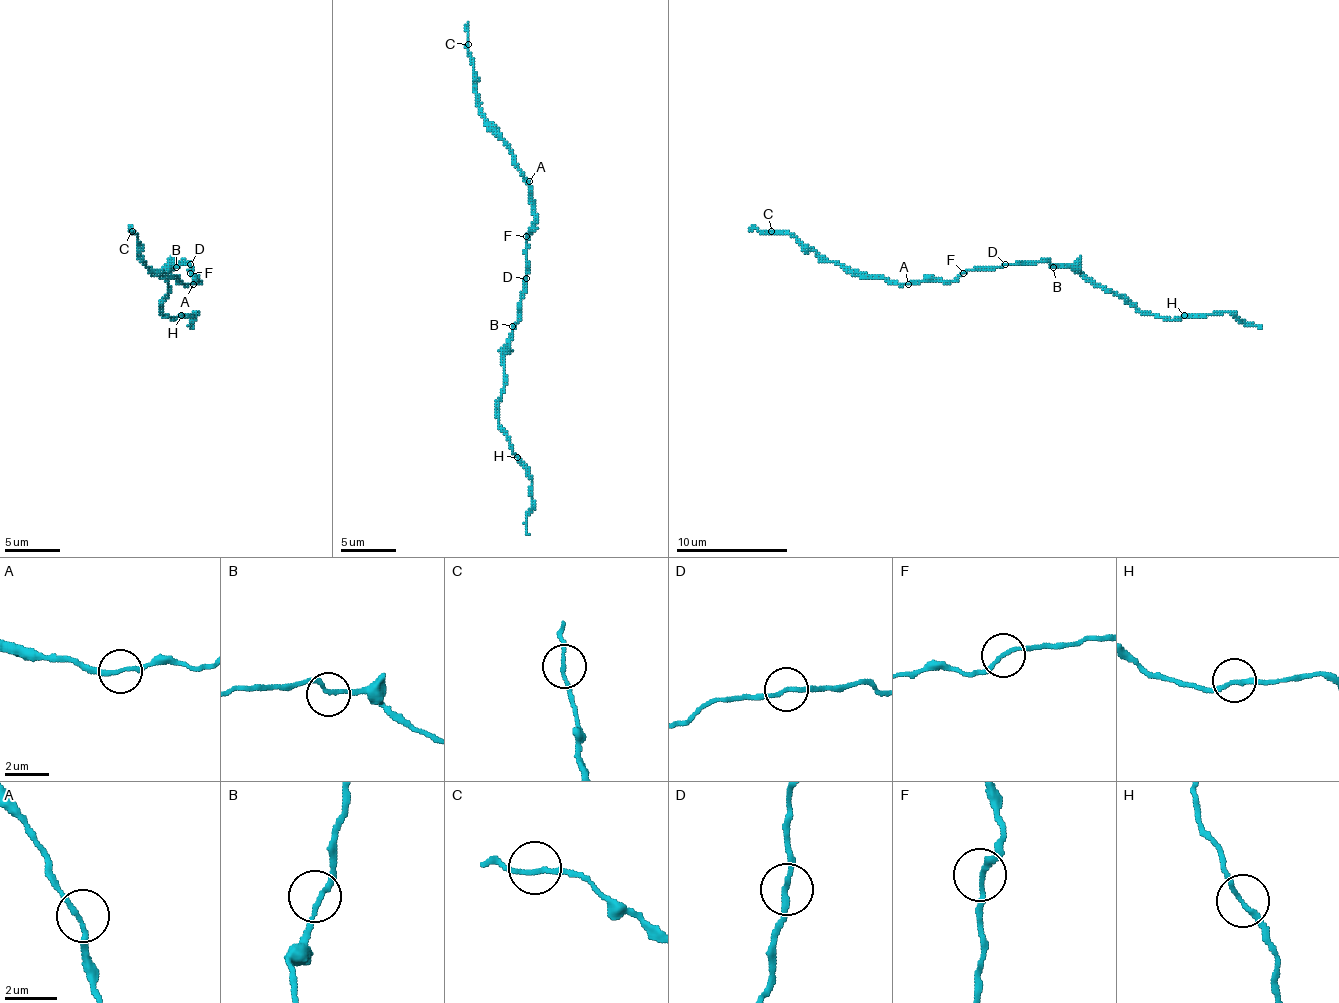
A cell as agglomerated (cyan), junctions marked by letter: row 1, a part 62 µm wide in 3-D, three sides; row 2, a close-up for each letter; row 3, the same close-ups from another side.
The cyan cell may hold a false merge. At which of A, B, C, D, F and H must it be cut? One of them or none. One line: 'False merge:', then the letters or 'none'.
False merge: none

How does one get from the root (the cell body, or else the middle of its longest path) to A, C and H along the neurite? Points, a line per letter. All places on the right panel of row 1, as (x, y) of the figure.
A: (1005, 264), (1002, 267), (975, 267), (961, 273), (952, 281), (908, 284)
C: (1005, 264), (975, 267), (952, 281), (897, 284), (888, 278), (852, 275), (808, 250), (794, 236), (771, 231)
H: (1005, 264), (1050, 262), (1058, 267), (1078, 267), (1097, 284), (1125, 295), (1142, 312), (1169, 320), (1183, 314)

